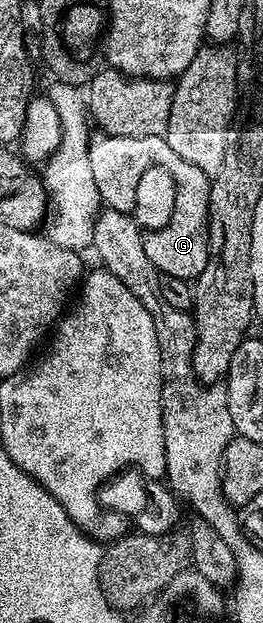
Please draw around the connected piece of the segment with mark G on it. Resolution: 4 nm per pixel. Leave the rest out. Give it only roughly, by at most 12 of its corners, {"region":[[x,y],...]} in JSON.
{"region":[[96,133],[88,156],[100,203],[135,212],[138,181],[174,177],[174,213],[144,235],[161,275],[208,264],[210,176],[164,135]]}

